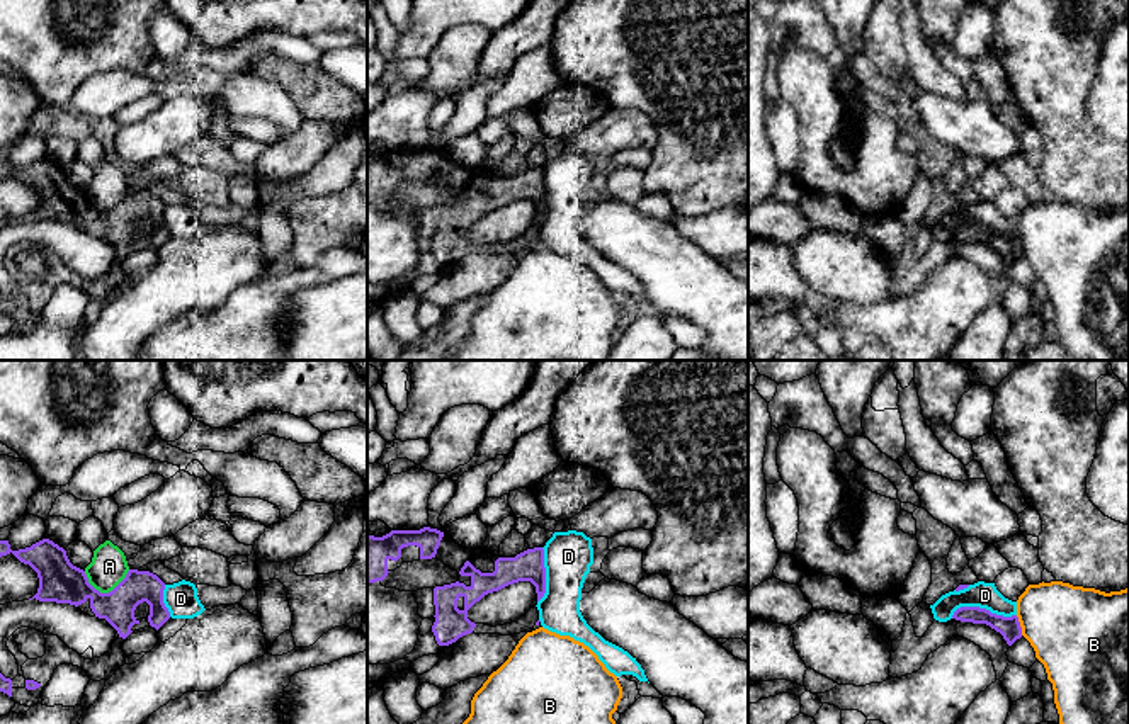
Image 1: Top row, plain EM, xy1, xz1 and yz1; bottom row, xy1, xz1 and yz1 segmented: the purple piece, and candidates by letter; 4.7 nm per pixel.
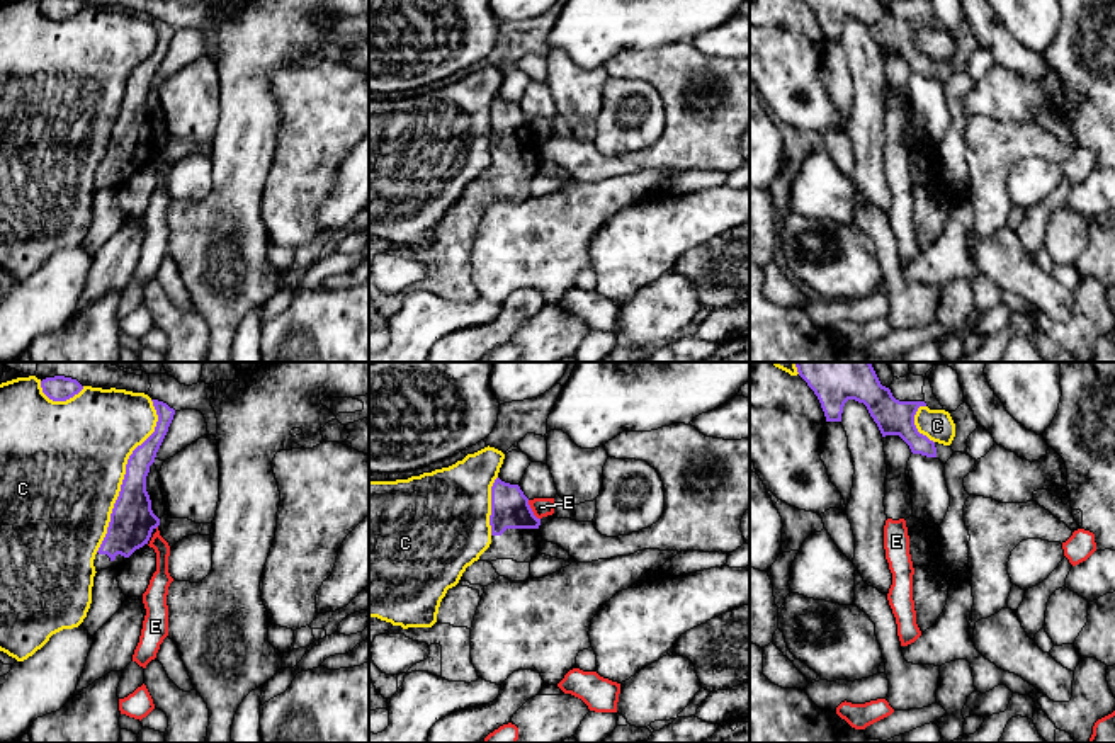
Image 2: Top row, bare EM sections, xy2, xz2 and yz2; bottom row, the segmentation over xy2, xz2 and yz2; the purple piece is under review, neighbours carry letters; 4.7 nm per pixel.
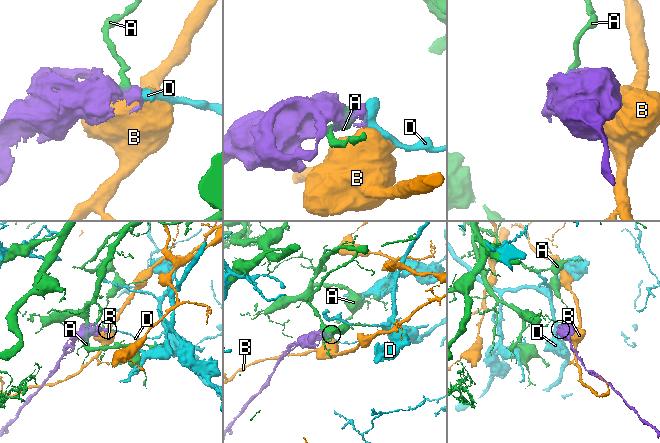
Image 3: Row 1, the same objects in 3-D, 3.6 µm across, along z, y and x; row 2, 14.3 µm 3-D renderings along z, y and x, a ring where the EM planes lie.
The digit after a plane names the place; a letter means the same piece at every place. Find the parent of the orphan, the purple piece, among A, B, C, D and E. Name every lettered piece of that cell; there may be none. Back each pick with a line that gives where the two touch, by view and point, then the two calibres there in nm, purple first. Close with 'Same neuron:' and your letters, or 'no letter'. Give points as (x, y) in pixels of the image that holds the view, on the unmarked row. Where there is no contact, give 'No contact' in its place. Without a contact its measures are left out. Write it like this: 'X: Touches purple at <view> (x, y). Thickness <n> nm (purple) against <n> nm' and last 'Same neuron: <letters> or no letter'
Same neuron: no letter

